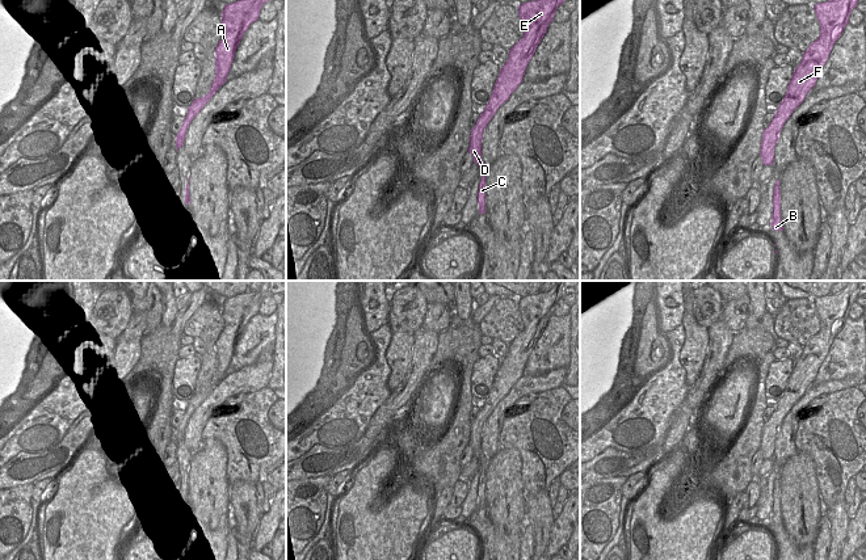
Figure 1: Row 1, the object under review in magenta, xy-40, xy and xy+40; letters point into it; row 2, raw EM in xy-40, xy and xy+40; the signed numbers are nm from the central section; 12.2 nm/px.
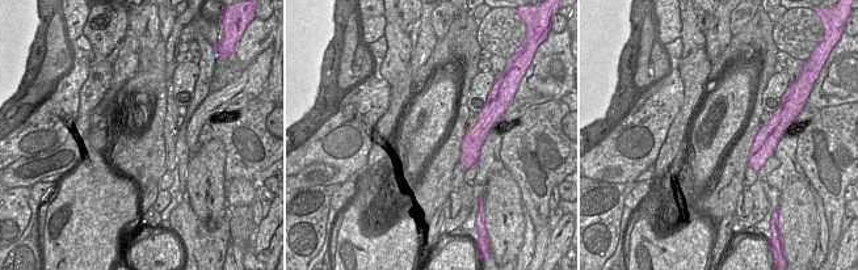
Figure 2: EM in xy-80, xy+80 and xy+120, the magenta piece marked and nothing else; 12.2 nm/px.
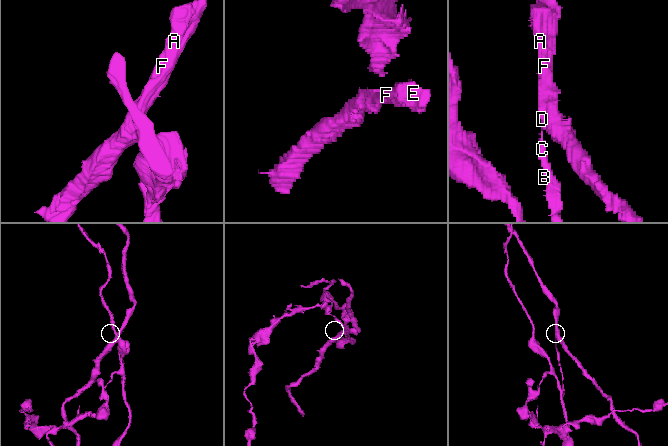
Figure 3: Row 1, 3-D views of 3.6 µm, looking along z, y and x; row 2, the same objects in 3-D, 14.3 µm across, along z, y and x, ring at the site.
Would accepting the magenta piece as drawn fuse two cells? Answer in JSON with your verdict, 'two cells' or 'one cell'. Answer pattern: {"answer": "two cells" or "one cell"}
{"answer": "two cells"}

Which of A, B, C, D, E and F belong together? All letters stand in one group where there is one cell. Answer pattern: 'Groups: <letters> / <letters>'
Groups: A D E F / B C

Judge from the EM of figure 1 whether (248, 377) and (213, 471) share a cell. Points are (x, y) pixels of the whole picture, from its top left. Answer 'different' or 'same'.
different

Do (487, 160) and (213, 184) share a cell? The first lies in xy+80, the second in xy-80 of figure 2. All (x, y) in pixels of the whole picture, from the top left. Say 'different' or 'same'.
different

